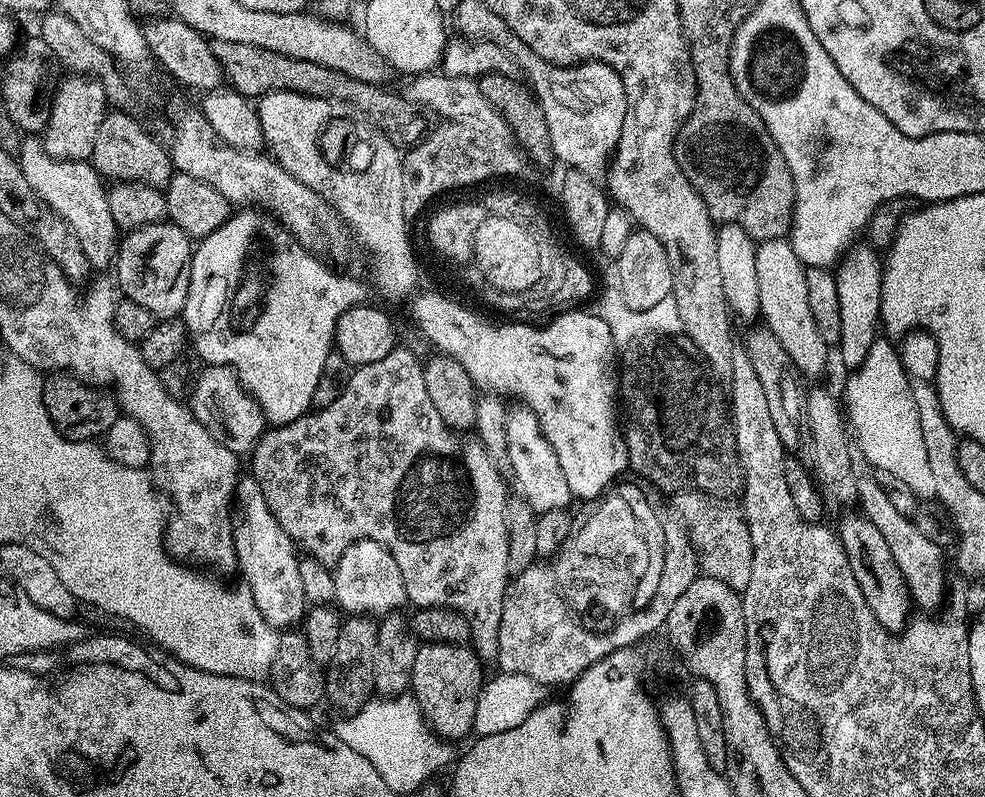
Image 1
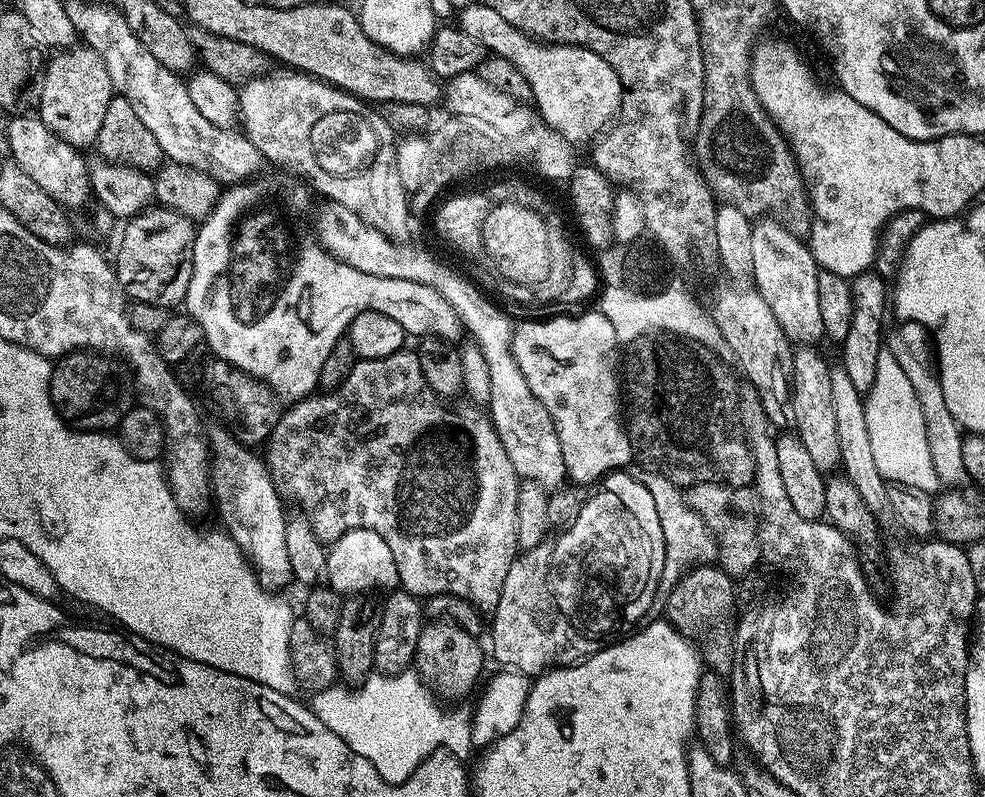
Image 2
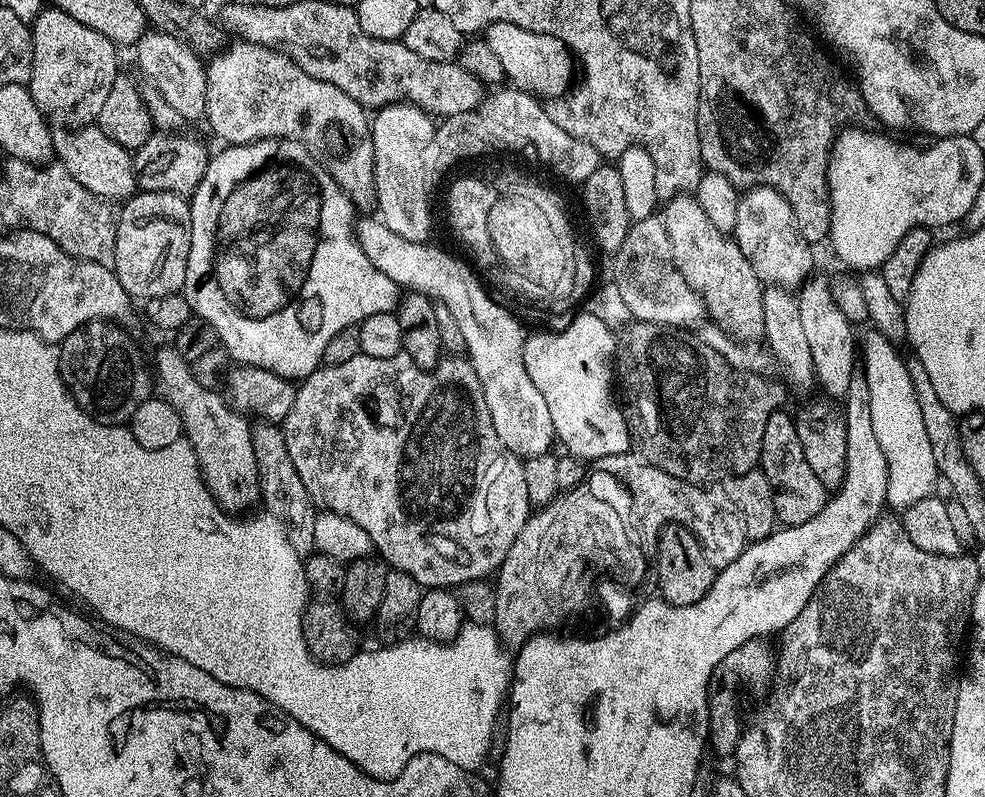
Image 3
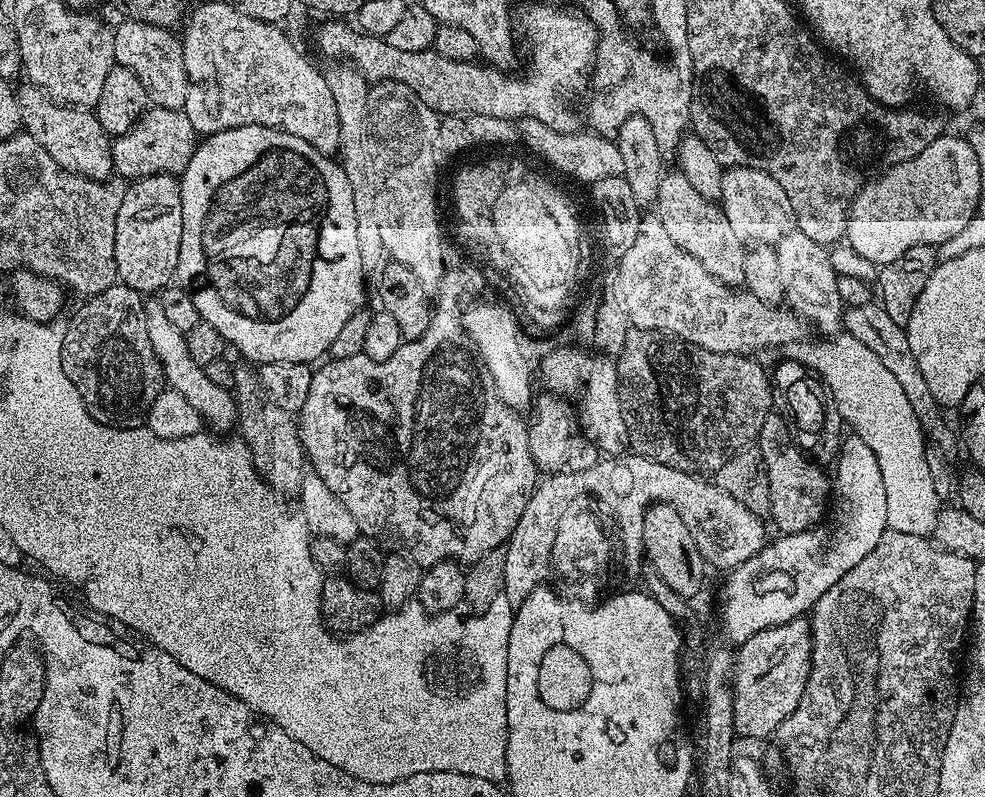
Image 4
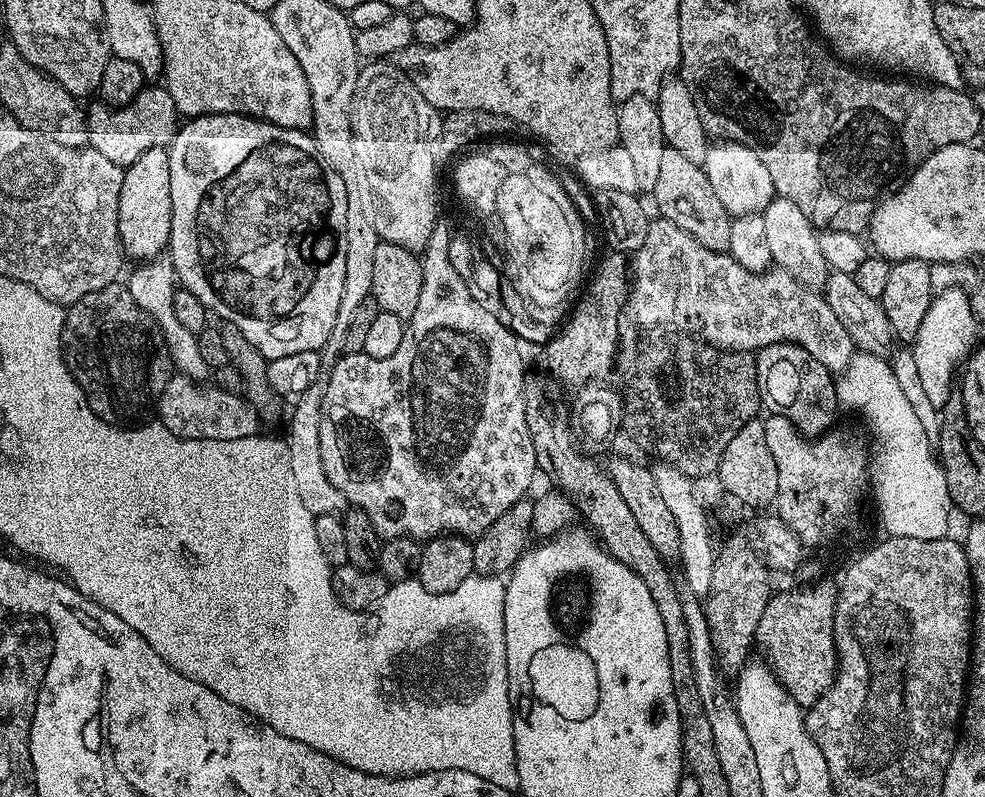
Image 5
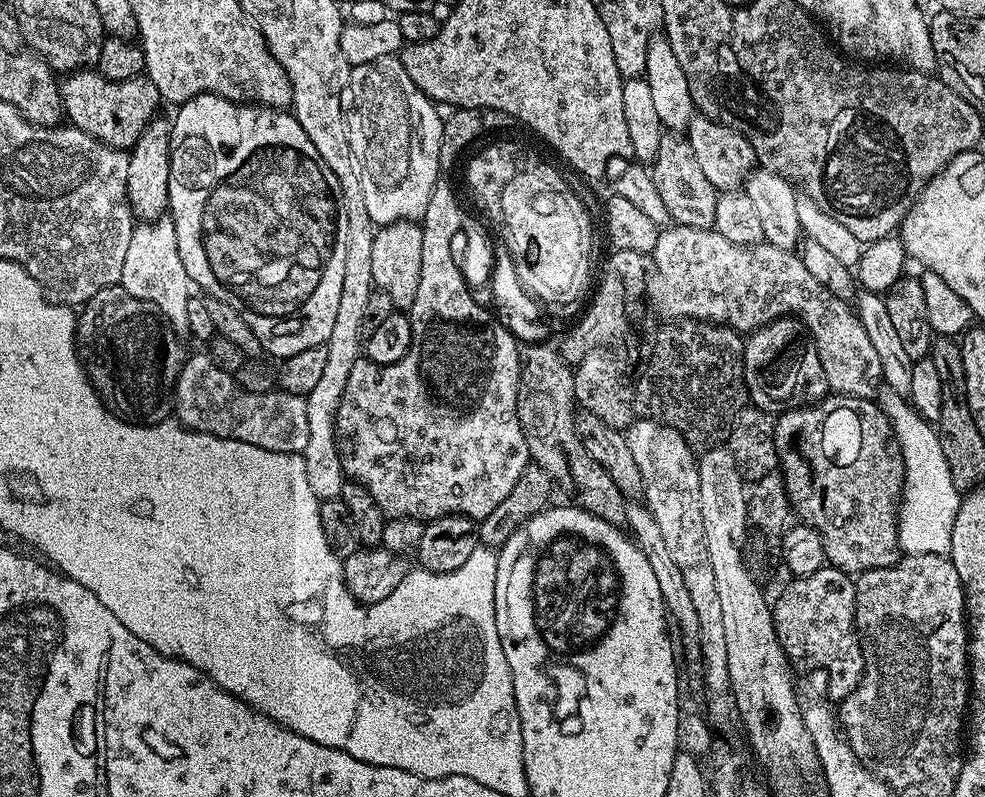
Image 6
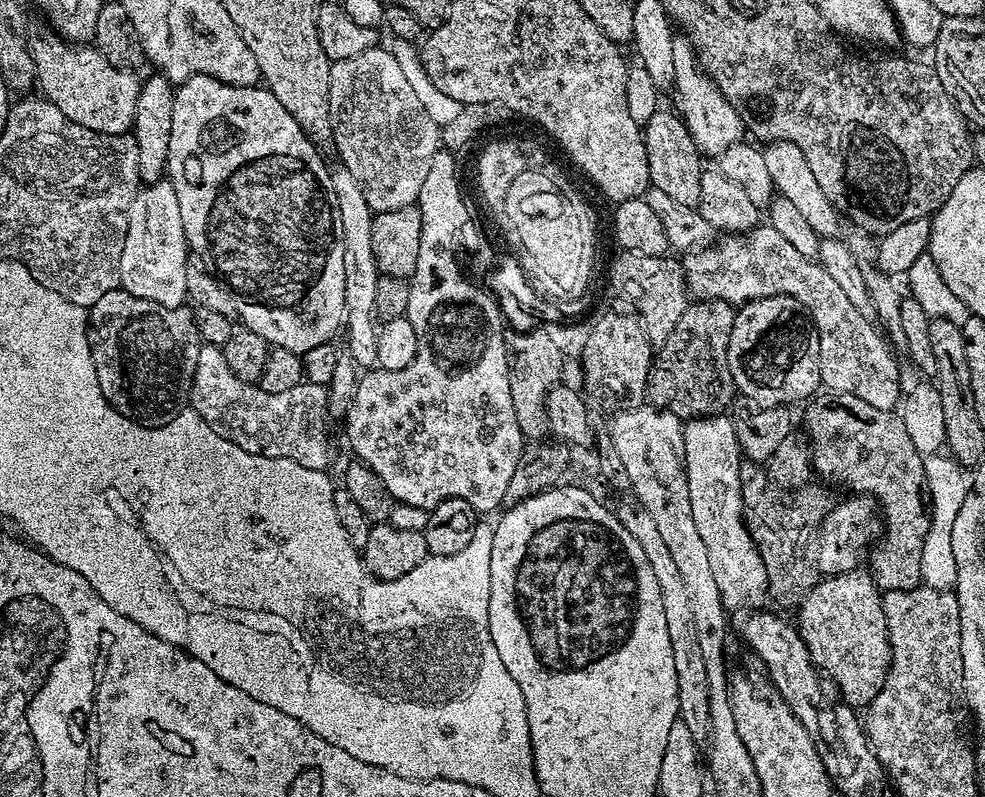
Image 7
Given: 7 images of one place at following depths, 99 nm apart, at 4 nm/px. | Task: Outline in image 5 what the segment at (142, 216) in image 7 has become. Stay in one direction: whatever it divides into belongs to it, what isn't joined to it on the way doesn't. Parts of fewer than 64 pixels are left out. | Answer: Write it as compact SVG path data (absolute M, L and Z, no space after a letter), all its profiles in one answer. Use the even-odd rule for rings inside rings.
M157 258L137 263L135 267L136 269L129 274L128 280L126 279L126 286L130 290L134 302L138 302L138 306L142 306L144 313L151 316L156 321L157 326L160 327L166 346L170 350L173 369L179 375L189 376L192 380L207 381L210 376L210 369L198 351L197 333L186 330L186 326L182 326L182 322L178 322L178 318L174 315L174 294L177 289L177 279L171 259Z

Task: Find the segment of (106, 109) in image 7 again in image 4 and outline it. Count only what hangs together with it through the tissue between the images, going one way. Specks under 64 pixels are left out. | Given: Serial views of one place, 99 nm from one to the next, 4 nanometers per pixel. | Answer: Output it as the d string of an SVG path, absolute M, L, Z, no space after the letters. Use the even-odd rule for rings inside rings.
M149 107L129 132L112 140L112 167L117 177L131 182L154 174L183 173L198 143L190 118L179 108Z

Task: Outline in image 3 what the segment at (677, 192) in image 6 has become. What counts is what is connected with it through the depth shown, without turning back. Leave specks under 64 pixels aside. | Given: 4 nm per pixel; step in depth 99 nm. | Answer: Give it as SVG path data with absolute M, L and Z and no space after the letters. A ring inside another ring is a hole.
M692 194L673 196L663 205L662 219L666 226L666 234L670 234L670 250L674 254L674 266L682 274L682 278L686 278L689 286L704 299L707 315L733 339L759 341L764 335L762 298L765 285L762 283L760 275L754 270L754 266L750 266L746 254L742 254L735 239L729 233L718 230L718 226L714 226L714 222L710 222L706 210L702 210L702 206Z

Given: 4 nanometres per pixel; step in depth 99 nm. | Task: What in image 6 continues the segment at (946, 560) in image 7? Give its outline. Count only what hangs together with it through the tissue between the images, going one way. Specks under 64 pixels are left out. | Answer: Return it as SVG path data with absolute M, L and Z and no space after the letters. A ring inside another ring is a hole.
M892 391L884 392L882 407L896 437L900 443L900 453L904 459L904 490L898 505L898 519L896 529L900 538L901 553L910 556L948 556L952 551L952 531L954 518L960 509L962 494L954 486L954 478L950 478L950 466L946 462L946 454L942 454L942 446L937 429L925 420L905 397Z

